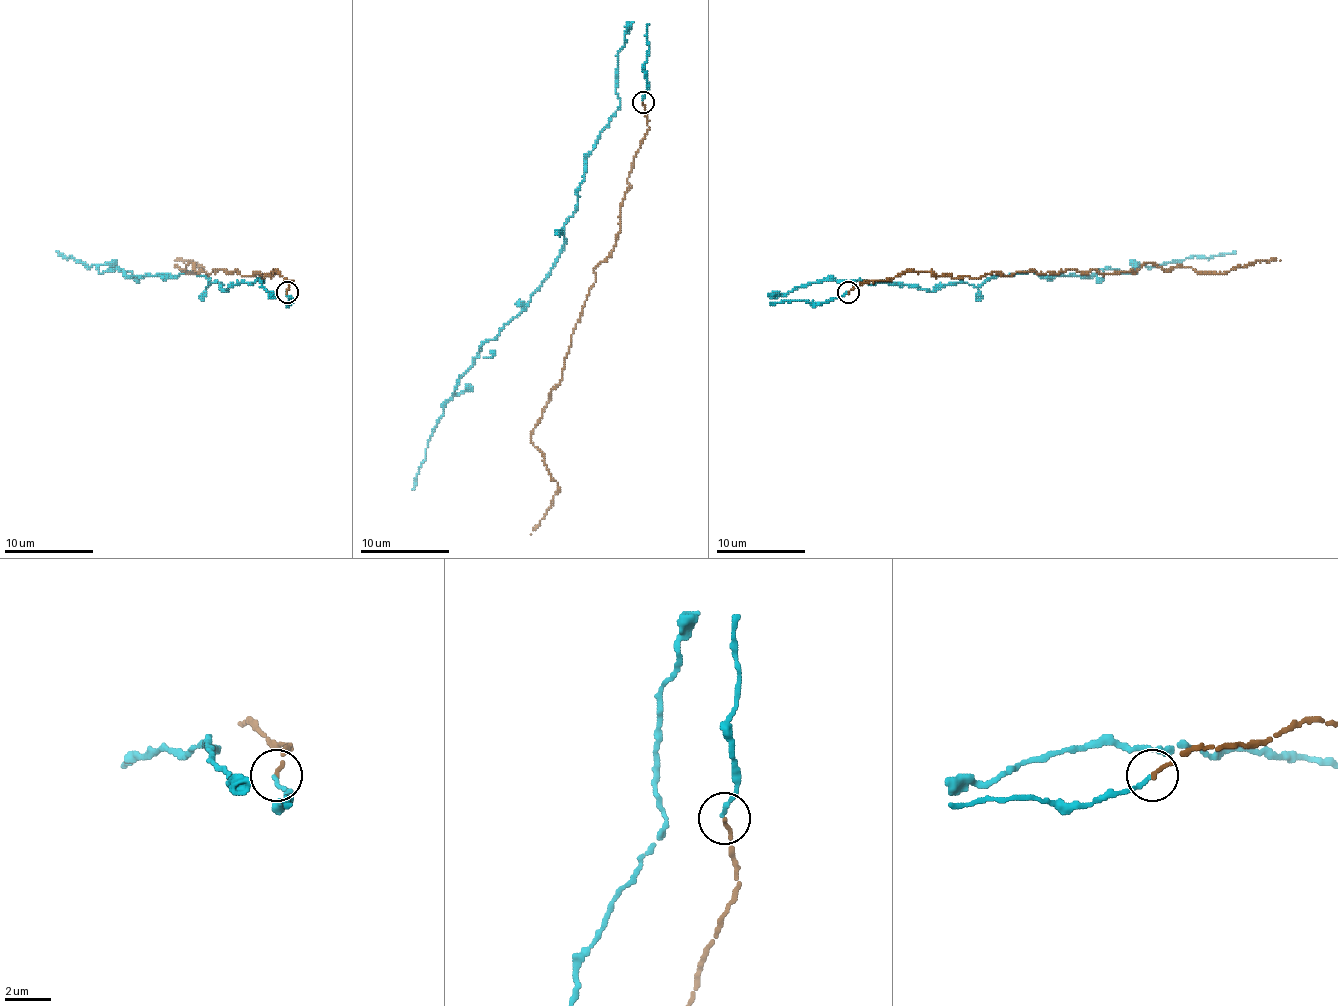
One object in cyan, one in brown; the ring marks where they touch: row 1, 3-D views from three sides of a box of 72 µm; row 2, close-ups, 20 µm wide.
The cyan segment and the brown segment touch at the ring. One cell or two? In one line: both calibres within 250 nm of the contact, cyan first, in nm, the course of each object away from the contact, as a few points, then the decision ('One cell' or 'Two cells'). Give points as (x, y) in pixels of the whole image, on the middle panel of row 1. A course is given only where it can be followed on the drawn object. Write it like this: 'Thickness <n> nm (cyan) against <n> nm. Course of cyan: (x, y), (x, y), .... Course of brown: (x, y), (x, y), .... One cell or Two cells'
Thickness 170 nm (cyan) against 170 nm. Course of cyan: (642, 100), (647, 24), (633, 22), (618, 53), (620, 107), (586, 158), (560, 257), (459, 380), (412, 489). Course of brown: (642, 102), (649, 129), (627, 178), (620, 232), (593, 270), (562, 380), (531, 436), (557, 483), (531, 534). One cell

